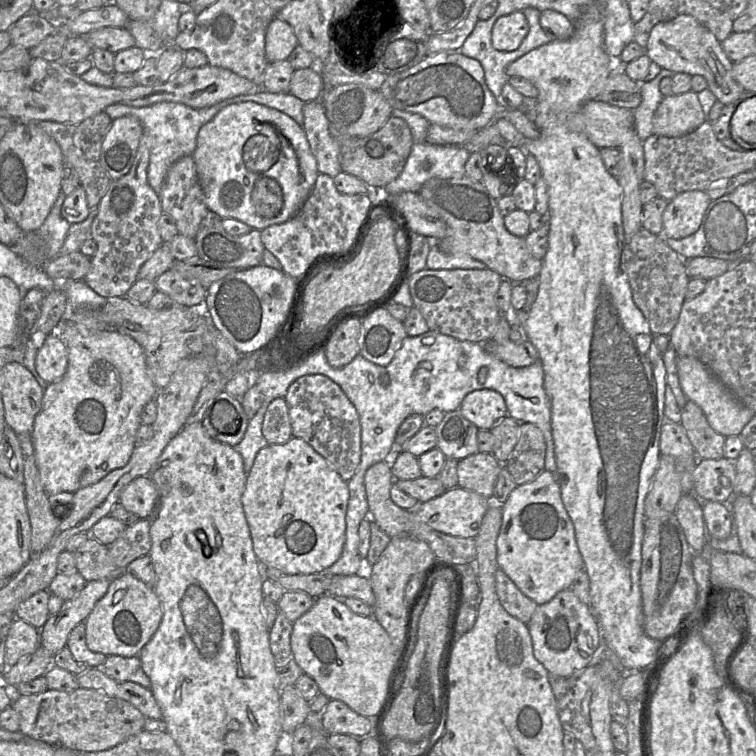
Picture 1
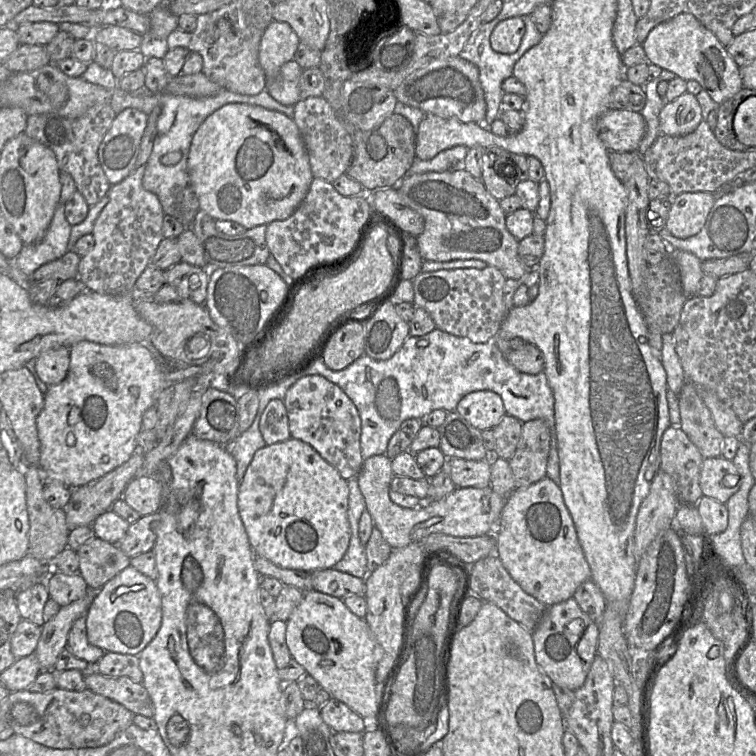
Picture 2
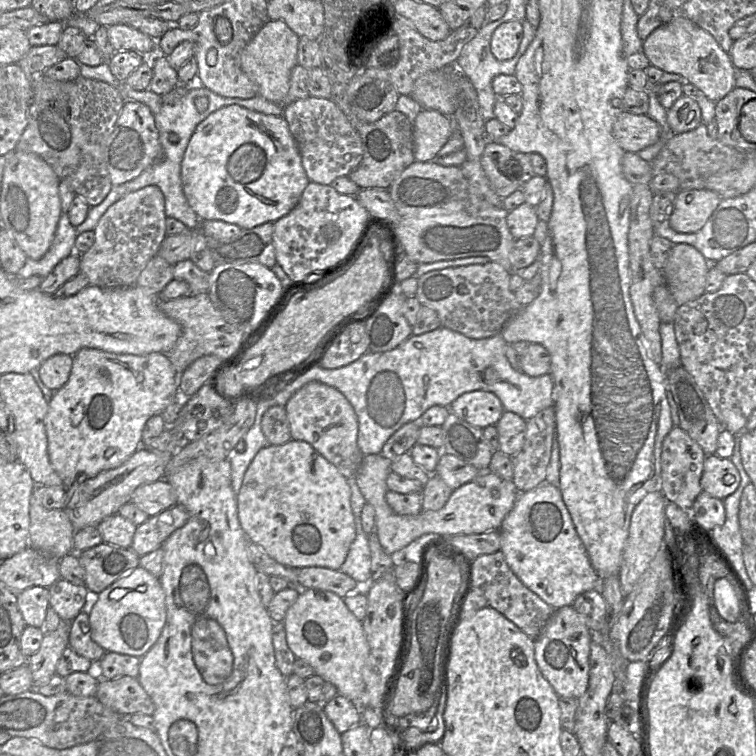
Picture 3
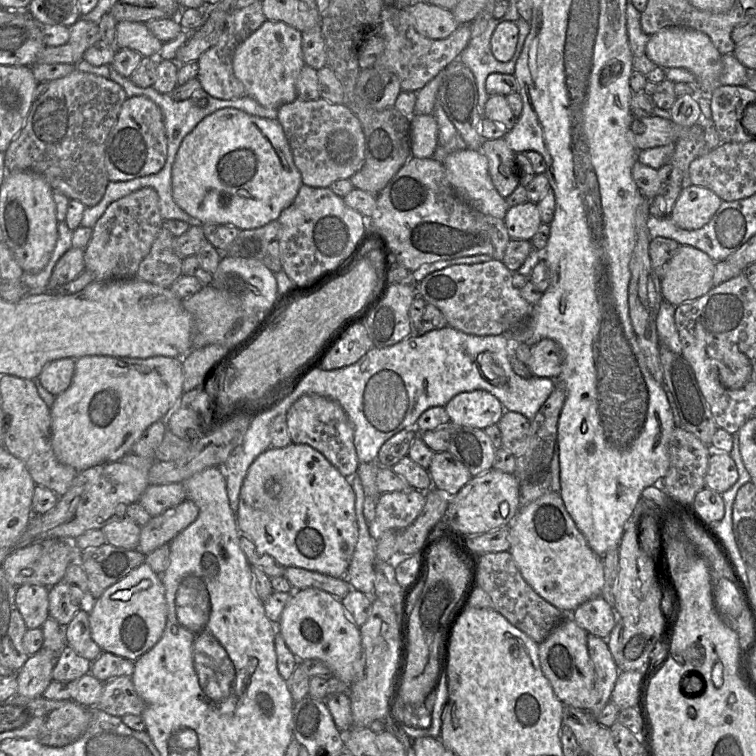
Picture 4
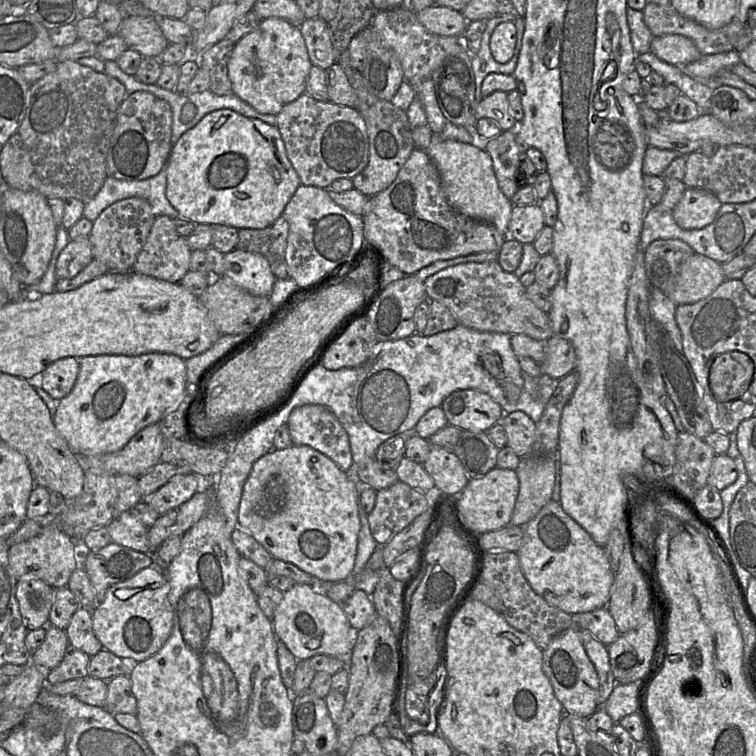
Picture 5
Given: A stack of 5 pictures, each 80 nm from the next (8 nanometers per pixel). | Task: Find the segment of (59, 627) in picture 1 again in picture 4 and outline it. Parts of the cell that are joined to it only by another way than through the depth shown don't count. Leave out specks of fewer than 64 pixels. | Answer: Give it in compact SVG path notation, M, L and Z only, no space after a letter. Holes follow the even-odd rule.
M43 647L30 655L23 667L15 673L18 682L17 695L29 698L43 697L44 691L52 681L52 671L58 655Z

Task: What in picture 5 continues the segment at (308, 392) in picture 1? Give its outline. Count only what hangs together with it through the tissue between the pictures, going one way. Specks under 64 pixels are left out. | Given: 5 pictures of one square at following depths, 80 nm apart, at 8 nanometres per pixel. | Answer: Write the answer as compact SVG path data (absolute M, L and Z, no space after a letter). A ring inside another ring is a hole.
M307 404L294 408L287 422L294 445L308 445L334 461L347 472L353 464L349 436L334 413L326 406Z

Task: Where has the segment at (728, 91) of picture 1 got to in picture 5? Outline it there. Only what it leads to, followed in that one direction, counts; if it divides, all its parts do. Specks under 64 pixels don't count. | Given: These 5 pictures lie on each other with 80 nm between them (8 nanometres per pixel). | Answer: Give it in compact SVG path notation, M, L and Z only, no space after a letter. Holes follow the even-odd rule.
M678 34L653 37L650 52L675 66L690 64L703 56L691 39Z

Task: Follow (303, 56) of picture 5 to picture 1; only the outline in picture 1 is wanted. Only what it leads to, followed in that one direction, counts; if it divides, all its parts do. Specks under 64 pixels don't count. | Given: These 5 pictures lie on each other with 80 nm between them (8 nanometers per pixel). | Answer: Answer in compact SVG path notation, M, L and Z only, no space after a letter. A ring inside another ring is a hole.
M275 16L267 27L265 36L265 55L268 62L288 59L298 39L292 26Z

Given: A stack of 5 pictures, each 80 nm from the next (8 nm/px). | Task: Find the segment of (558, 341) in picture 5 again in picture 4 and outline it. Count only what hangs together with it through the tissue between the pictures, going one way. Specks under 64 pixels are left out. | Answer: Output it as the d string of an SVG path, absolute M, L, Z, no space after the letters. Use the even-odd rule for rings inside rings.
M542 339L531 348L527 367L533 376L556 379L562 370L563 351L552 339Z

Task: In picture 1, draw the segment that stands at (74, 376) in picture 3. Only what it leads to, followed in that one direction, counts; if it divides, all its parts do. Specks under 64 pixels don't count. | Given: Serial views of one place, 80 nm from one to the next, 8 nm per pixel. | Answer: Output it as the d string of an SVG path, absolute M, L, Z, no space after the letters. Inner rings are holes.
M63 320L56 330L68 348L68 367L58 381L44 389L42 407L31 433L42 485L48 495L76 492L99 482L111 471L122 468L136 447L136 433L144 406L155 399L159 388L153 382L142 347L115 329L90 331L82 324Z

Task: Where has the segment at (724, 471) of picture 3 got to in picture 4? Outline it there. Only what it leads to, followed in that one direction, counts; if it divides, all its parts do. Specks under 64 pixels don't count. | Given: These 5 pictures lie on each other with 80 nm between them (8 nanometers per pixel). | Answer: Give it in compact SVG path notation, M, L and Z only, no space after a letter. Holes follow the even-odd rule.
M712 451L705 475L705 487L724 493L738 480L739 474L735 462L727 452Z

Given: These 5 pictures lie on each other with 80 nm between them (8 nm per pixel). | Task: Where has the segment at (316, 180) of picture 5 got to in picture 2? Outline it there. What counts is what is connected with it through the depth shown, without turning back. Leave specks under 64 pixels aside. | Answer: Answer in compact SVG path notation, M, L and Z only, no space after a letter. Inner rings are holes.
M322 96L308 97L294 105L293 120L304 142L314 178L332 183L349 168L353 157L353 140L342 120Z

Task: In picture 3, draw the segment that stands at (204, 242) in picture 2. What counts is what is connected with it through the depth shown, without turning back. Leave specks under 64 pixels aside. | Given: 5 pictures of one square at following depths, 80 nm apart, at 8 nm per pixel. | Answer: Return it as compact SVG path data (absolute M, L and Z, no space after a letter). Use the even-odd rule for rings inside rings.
M273 222L264 223L252 229L242 229L238 235L229 239L218 240L206 237L206 243L215 261L215 266L218 264L260 263L271 269L277 264L273 245Z

